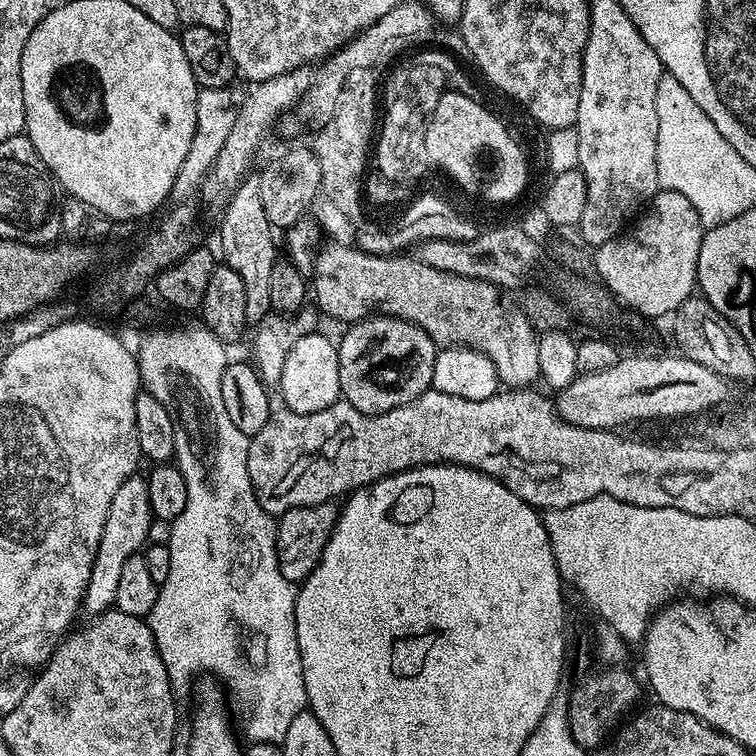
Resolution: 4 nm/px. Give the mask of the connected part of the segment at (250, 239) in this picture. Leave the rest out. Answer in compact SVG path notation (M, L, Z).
M249 174L240 181L230 202L222 209L220 220L220 252L223 263L230 266L242 278L246 286L246 318L248 324L259 325L273 311L270 302L270 270L274 270L278 259L272 223L262 210L260 177Z

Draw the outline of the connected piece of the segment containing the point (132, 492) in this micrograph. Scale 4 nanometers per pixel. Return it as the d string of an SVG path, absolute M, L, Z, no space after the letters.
M133 474L122 482L122 486L118 486L114 494L114 502L106 514L102 542L98 546L90 582L84 595L82 608L85 613L88 611L92 612L88 614L103 614L115 605L118 594L118 574L122 574L122 566L126 564L126 558L139 553L145 547L152 524L154 525L154 517L150 510L147 479L143 475Z

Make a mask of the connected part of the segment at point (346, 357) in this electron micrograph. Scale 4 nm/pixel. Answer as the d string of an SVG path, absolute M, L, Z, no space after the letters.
M379 314L353 323L352 328L341 340L338 340L338 382L340 394L350 406L362 410L367 416L376 416L379 412L389 412L403 404L414 402L423 392L432 388L434 362L438 345L416 324L408 320L399 320L397 316Z

